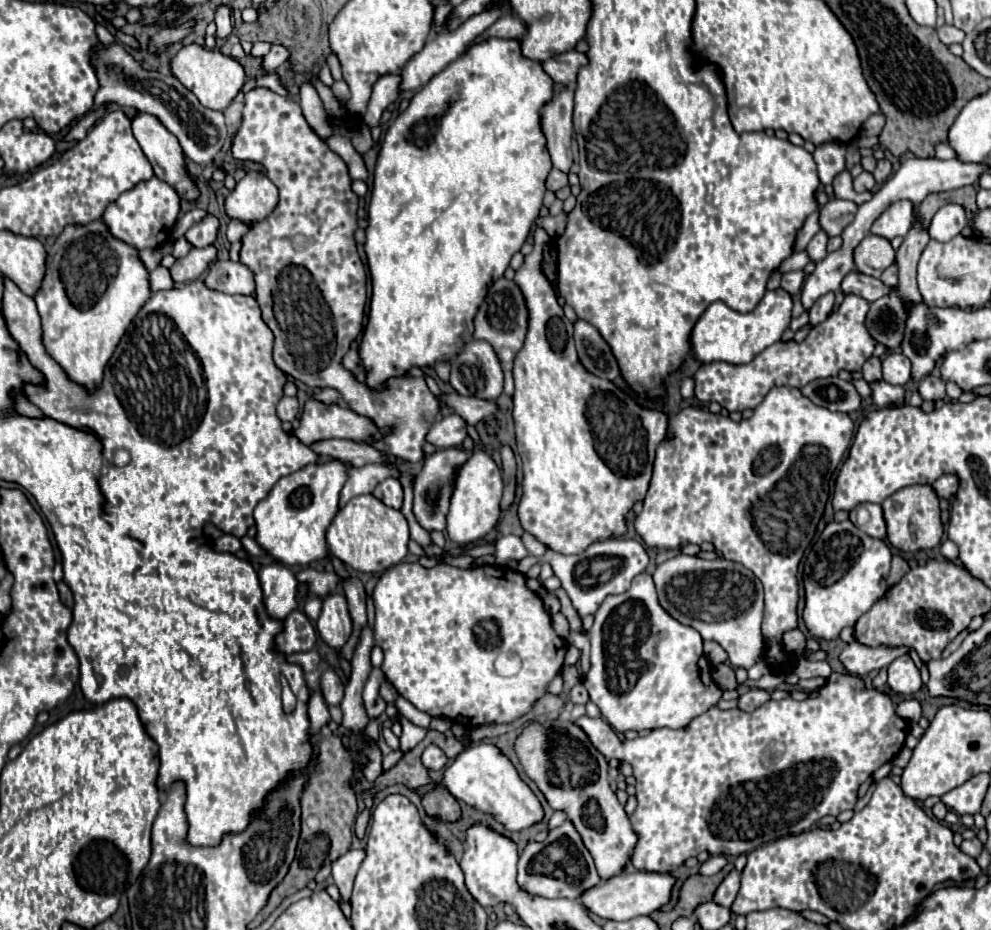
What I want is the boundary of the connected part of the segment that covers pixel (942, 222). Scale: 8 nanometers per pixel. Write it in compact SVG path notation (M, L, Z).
M946 204L934 214L928 226L928 234L938 242L948 242L956 234L960 234L966 226L968 226L968 220L966 220L964 208L958 204Z

